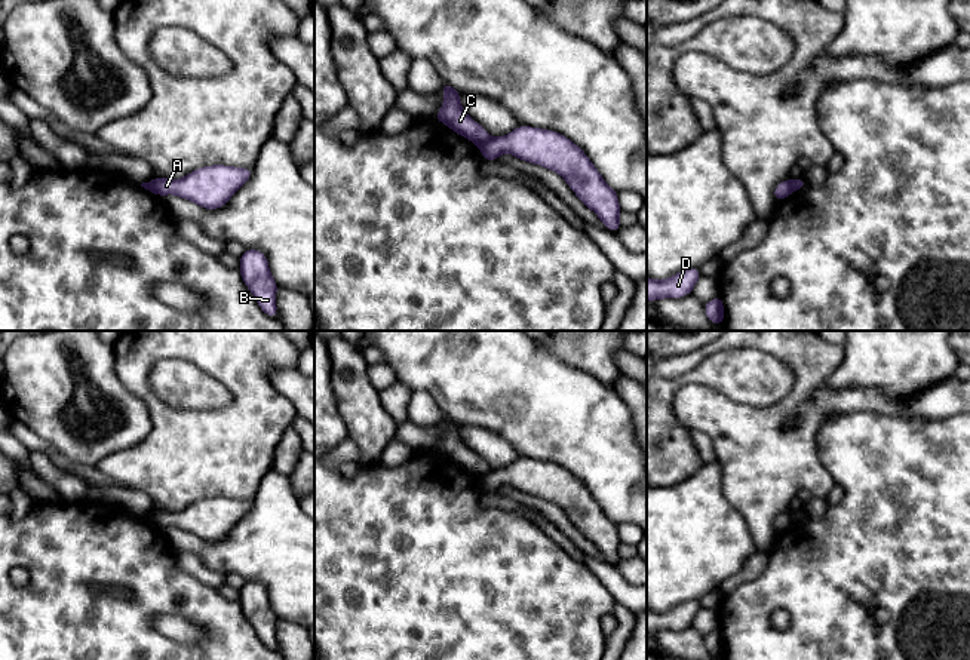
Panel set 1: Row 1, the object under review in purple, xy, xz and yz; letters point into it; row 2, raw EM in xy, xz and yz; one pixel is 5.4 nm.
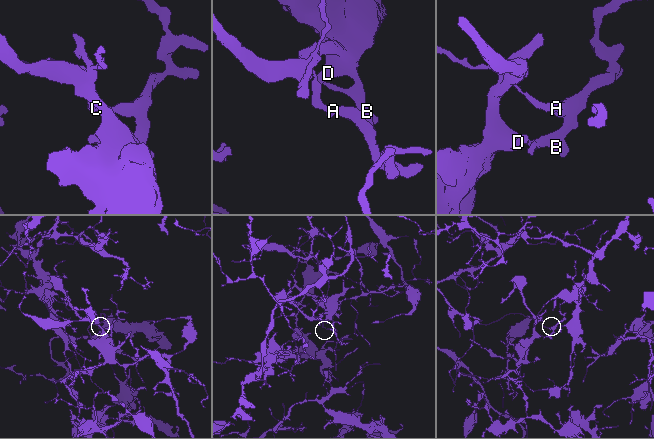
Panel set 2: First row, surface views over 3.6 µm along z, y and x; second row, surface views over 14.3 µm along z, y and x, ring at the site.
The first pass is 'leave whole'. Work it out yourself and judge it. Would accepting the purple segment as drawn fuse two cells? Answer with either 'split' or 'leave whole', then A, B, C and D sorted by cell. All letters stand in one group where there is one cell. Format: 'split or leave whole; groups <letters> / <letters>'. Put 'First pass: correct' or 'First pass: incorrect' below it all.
split; groups A B D / C
First pass: incorrect

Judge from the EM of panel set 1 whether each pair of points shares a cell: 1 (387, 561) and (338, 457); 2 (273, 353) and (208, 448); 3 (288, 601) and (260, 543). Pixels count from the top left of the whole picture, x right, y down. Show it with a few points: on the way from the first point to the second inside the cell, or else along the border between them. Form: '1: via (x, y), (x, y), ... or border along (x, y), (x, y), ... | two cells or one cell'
1: border along (330, 467), (338, 472) | two cells
2: via (251, 377), (251, 405), (232, 424) | one cell
3: via (288, 586), (288, 571), (275, 558) | one cell

